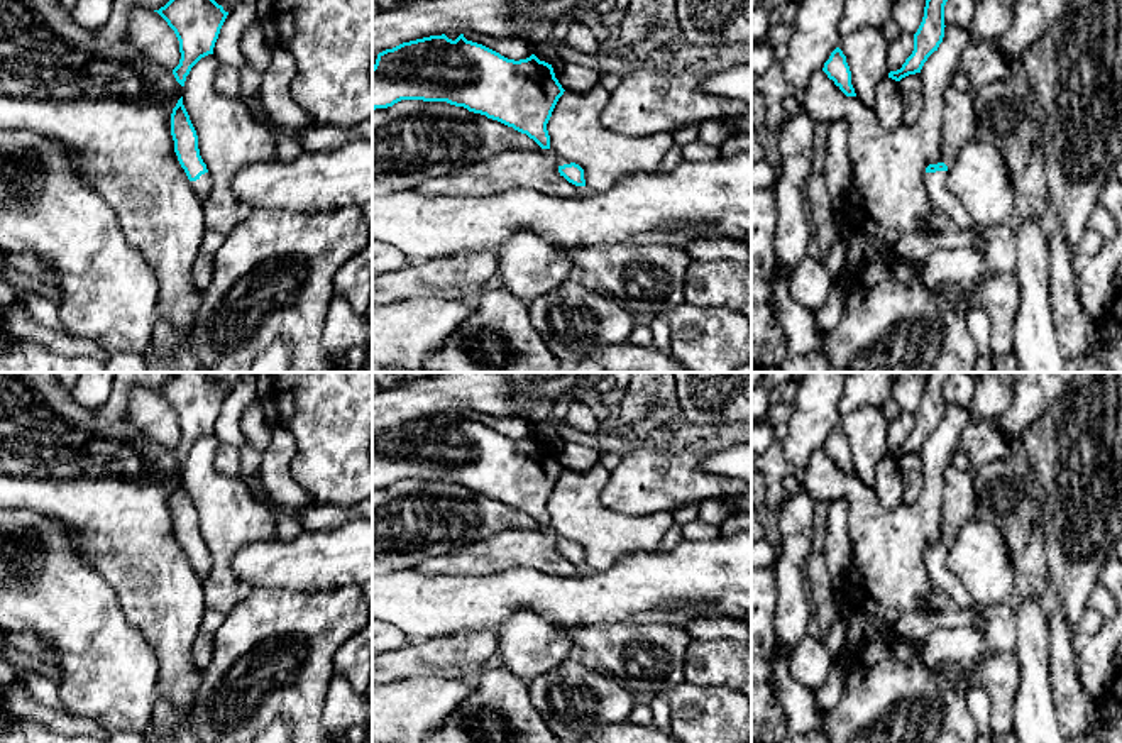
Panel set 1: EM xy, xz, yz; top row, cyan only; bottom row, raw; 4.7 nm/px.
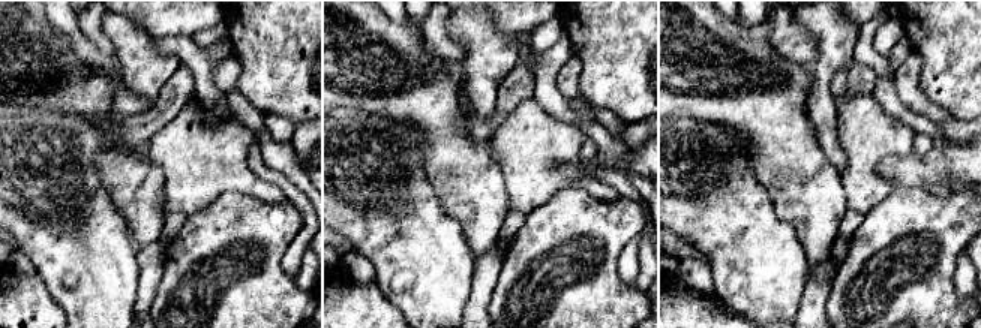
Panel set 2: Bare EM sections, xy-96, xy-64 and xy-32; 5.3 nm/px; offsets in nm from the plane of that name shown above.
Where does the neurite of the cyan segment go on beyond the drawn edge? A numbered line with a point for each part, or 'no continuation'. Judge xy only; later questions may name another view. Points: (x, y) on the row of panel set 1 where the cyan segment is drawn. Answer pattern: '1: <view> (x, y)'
1: xy (202, 187)

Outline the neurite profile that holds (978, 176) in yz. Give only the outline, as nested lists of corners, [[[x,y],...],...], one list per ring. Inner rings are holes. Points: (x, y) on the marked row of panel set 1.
[[[970,140],[948,166],[946,188],[980,225],[1005,223],[1014,212],[1015,188],[1000,151]]]

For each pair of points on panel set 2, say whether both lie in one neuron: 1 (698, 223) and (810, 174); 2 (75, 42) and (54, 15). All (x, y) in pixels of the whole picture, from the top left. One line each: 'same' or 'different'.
1: different
2: same

